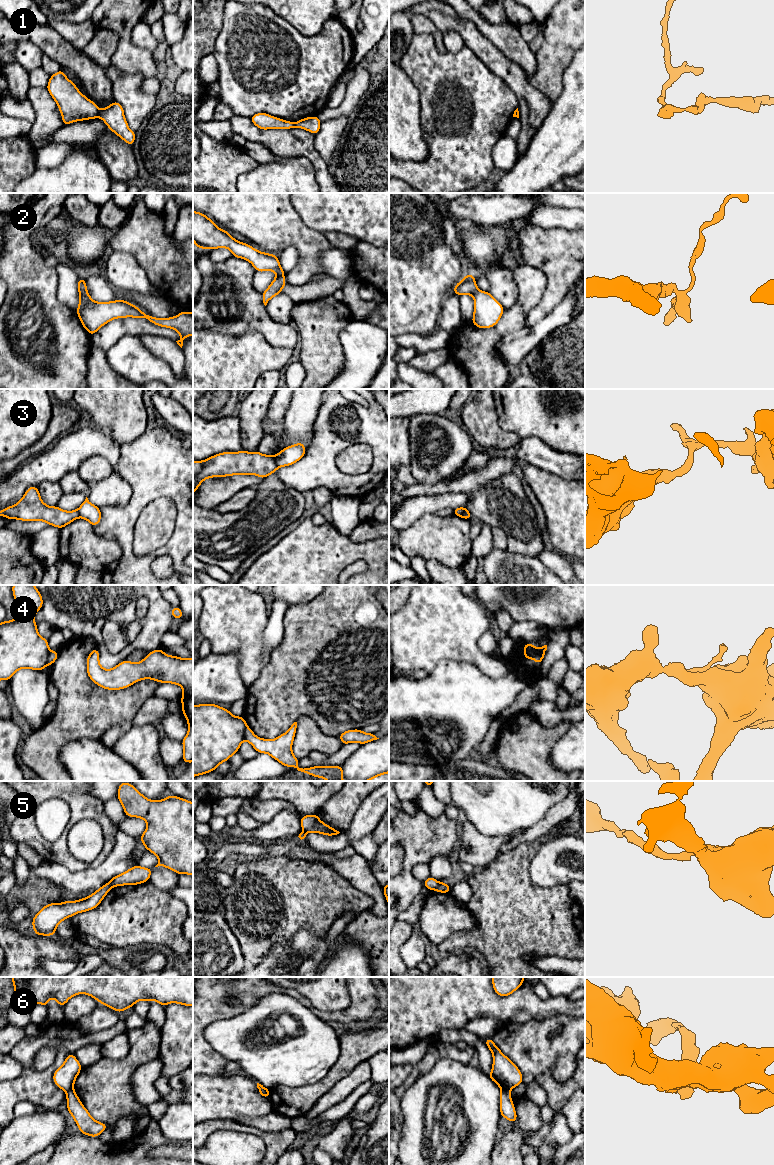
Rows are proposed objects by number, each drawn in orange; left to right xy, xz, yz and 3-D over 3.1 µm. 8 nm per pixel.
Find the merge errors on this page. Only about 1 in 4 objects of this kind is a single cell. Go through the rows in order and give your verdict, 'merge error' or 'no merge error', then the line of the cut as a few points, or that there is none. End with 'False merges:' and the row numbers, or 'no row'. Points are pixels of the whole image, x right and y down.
1: merge error; cut in xy along (99, 111), (97, 116)
2: merge error; cut in xy along (86, 290), (79, 292)
3: merge error; cut in xz along (273, 457), (278, 467)
4: merge error; cut in xy along (50, 651), (47, 657), (47, 664)
5: merge error; cut in yz along (439, 883), (434, 889)
6: merge error; cut in yz along (509, 1089), (501, 1090)
False merges: 1, 2, 3, 4, 5, 6

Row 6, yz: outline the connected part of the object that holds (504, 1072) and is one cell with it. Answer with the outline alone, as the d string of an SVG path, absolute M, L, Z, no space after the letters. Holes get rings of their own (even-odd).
M491 1038L485 1039L485 1044L493 1055L493 1065L488 1077L494 1081L501 1090L511 1090L521 1084L523 1077L518 1067L500 1051Z

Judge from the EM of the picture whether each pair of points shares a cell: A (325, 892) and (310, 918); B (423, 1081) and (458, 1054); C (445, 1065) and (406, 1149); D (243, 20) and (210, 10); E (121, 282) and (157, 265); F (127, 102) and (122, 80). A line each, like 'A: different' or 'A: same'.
A: same
B: different
C: same
D: different
E: different
F: same

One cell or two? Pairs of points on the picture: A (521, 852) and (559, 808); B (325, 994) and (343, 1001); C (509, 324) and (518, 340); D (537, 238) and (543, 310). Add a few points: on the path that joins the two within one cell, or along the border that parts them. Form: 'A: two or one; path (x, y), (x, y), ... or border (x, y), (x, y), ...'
A: two; border (540, 839), (521, 842), (510, 850)
B: one; path (329, 994), (339, 999)
C: two; border (525, 326), (507, 333), (500, 340), (496, 348)
D: one; path (553, 256), (553, 292)

